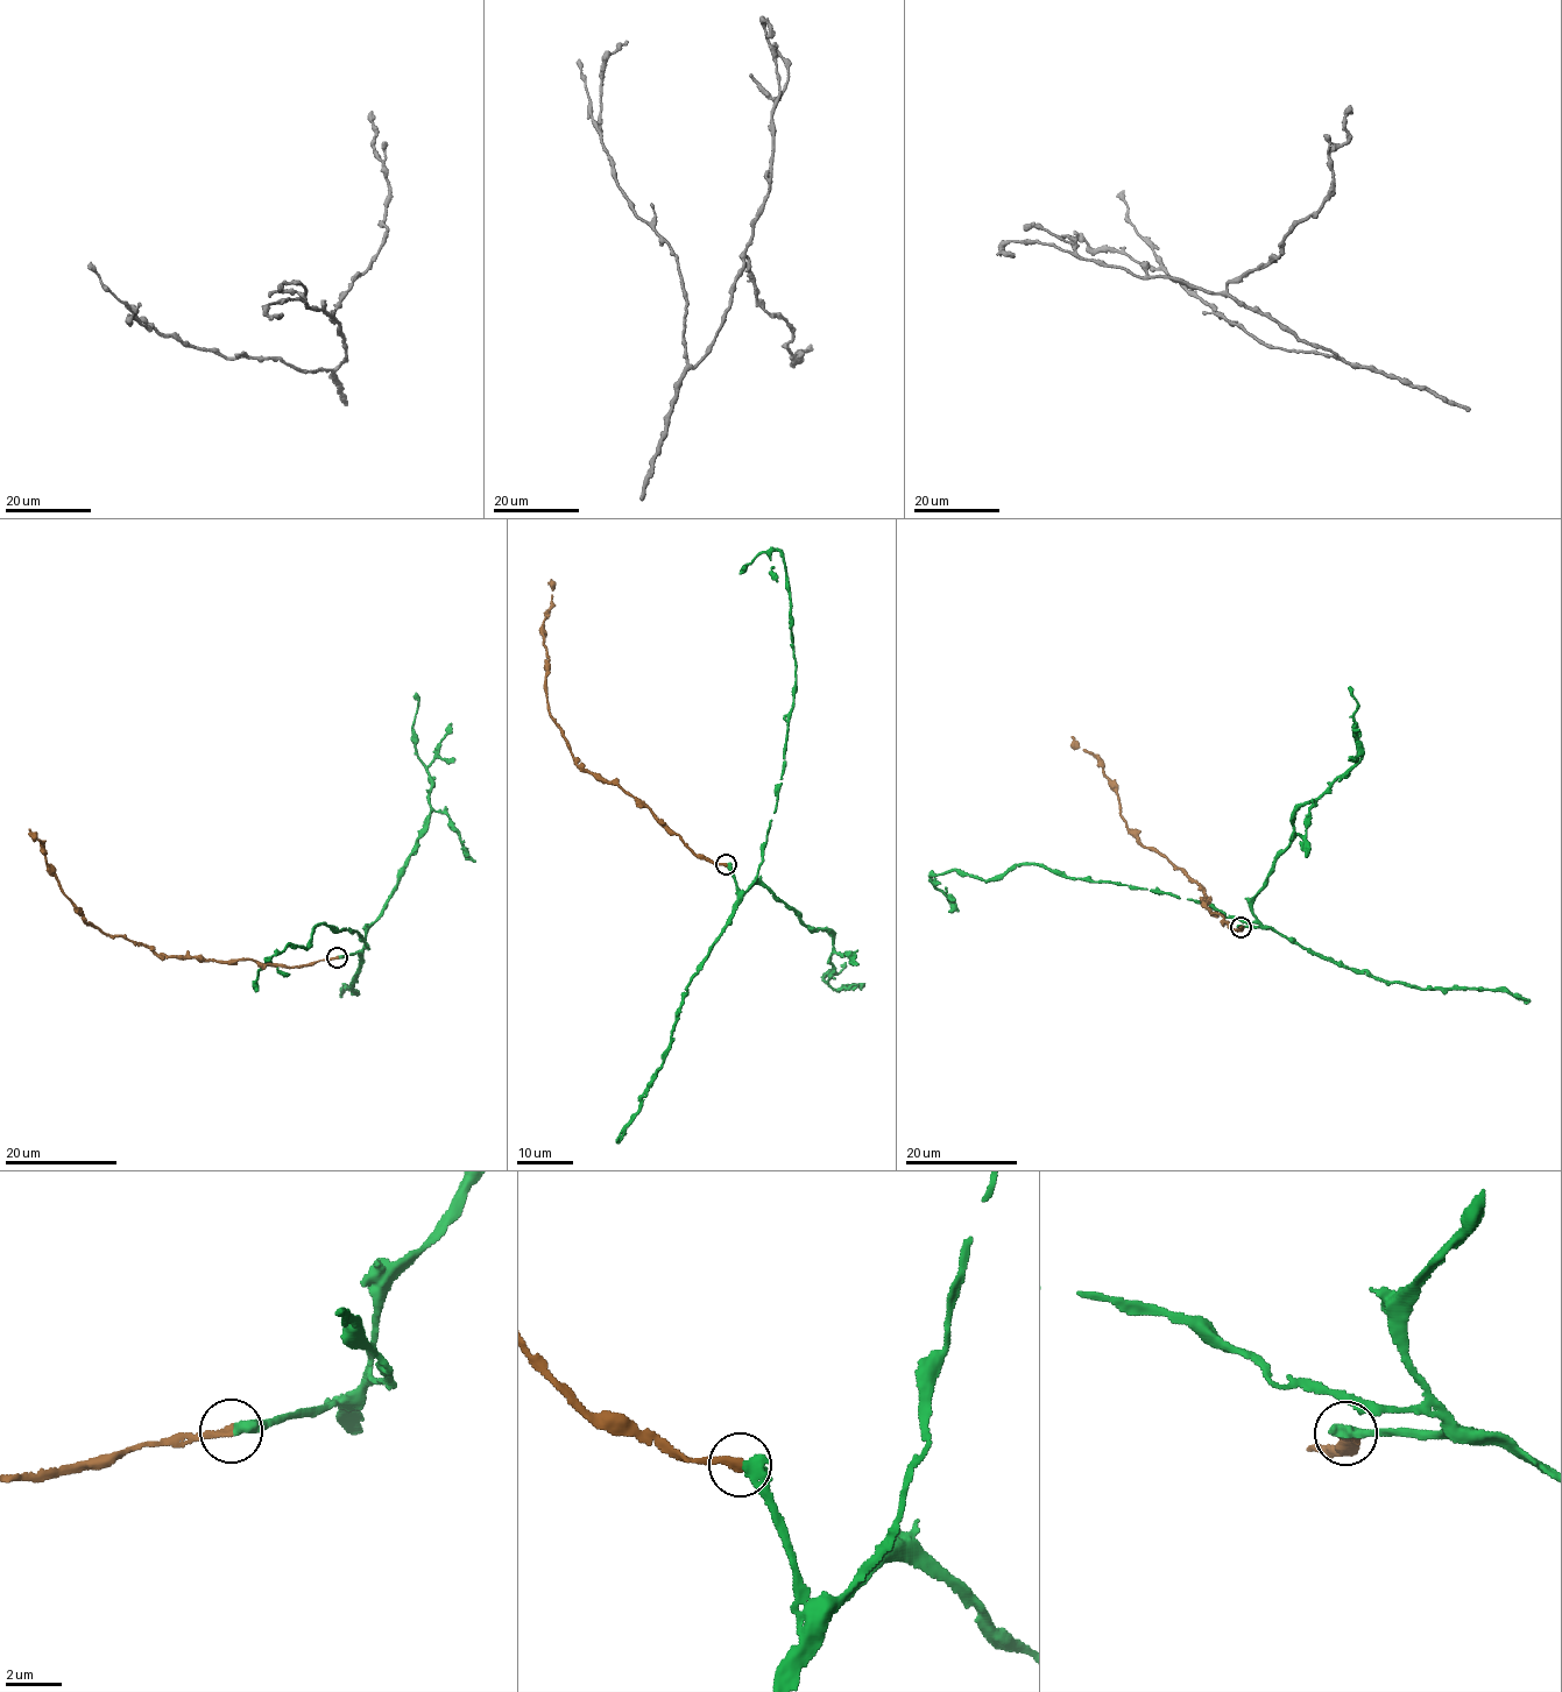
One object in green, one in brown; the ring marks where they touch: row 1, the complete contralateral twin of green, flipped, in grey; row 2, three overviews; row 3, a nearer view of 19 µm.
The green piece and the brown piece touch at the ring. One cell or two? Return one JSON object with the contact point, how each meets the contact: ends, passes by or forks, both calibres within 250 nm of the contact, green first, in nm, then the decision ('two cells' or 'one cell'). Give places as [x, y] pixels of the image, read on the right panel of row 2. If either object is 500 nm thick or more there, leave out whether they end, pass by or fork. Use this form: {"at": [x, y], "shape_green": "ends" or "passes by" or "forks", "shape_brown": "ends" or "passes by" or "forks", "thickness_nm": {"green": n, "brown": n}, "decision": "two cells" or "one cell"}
{"at": [1241, 927], "shape_green": "ends", "shape_brown": "ends", "thickness_nm": {"green": 480, "brown": 240}, "decision": "one cell"}

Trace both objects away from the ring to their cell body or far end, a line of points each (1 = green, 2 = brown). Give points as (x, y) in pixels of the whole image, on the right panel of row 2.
1: (1241, 926), (1259, 924), (1038, 865), (1012, 864), (987, 880), (955, 870), (932, 875), (959, 912)
2: (1241, 926), (1229, 927), (1207, 906), (1195, 882), (1144, 848), (1121, 813), (1102, 765), (1071, 736)

